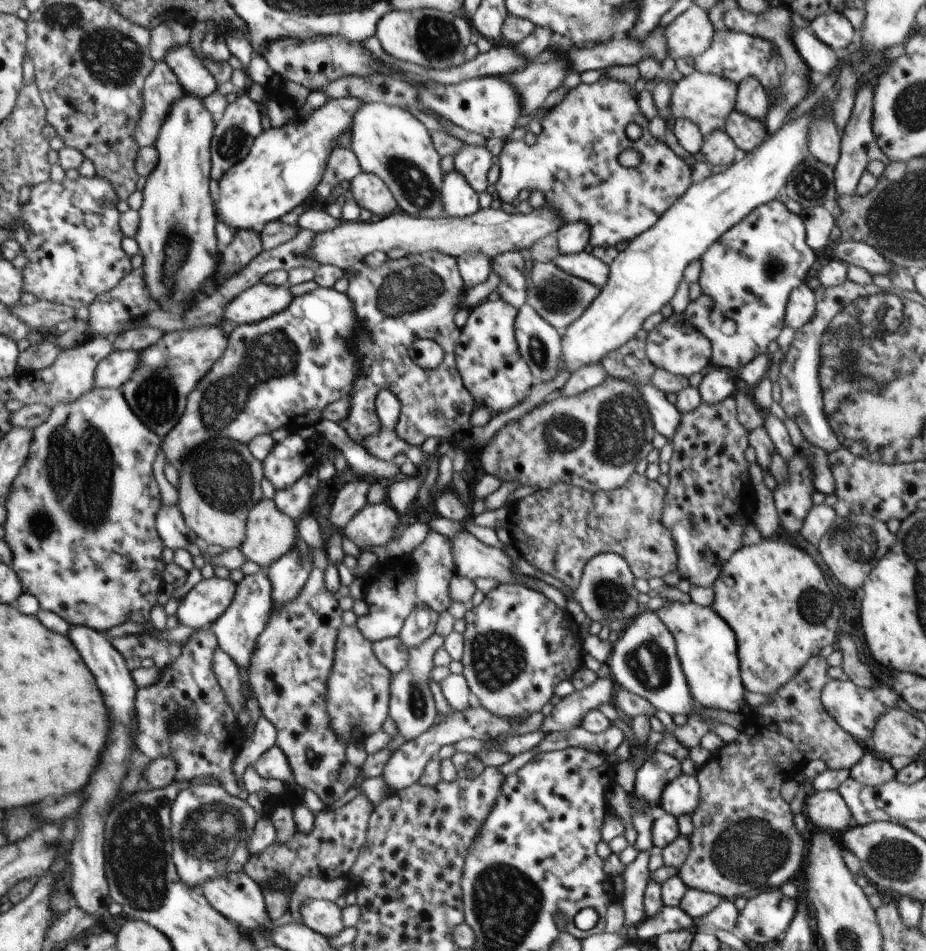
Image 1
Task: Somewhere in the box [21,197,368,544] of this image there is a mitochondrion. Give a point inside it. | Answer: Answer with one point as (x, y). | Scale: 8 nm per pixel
(79, 464)

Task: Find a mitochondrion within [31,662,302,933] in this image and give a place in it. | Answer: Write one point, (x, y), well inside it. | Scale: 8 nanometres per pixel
(137, 861)

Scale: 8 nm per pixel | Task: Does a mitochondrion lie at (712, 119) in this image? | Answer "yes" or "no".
no

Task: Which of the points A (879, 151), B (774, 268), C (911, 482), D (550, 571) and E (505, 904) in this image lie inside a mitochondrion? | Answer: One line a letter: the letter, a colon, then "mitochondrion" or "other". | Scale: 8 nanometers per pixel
A: other
B: mitochondrion
C: other
D: other
E: mitochondrion

